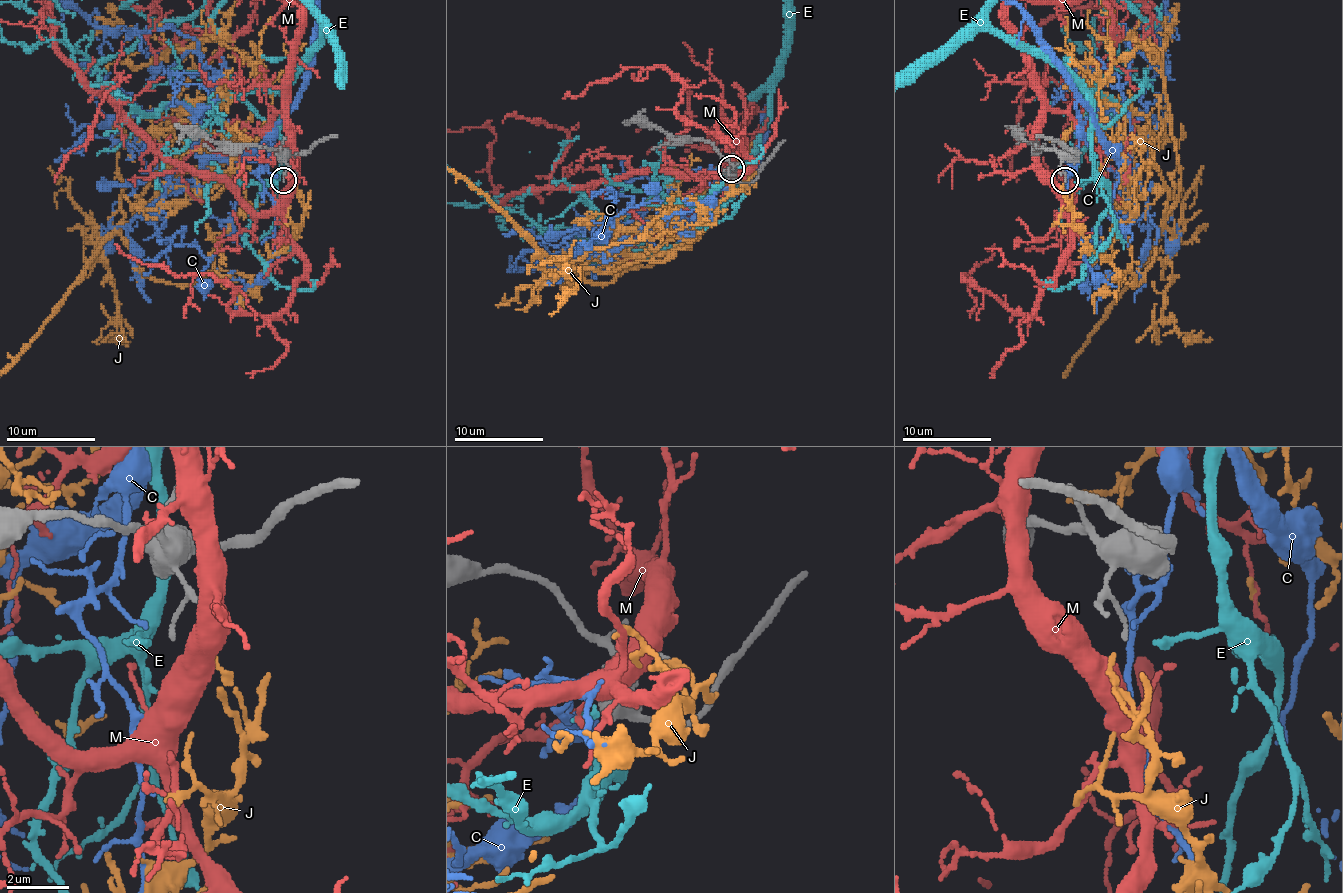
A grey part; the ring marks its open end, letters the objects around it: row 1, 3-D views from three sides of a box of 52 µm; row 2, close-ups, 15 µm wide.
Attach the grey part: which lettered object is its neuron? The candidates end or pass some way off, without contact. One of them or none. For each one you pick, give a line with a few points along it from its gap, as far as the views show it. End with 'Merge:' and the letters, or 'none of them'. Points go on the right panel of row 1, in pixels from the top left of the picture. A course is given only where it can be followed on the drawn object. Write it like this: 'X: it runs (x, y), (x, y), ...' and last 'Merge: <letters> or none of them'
Merge: none of them

